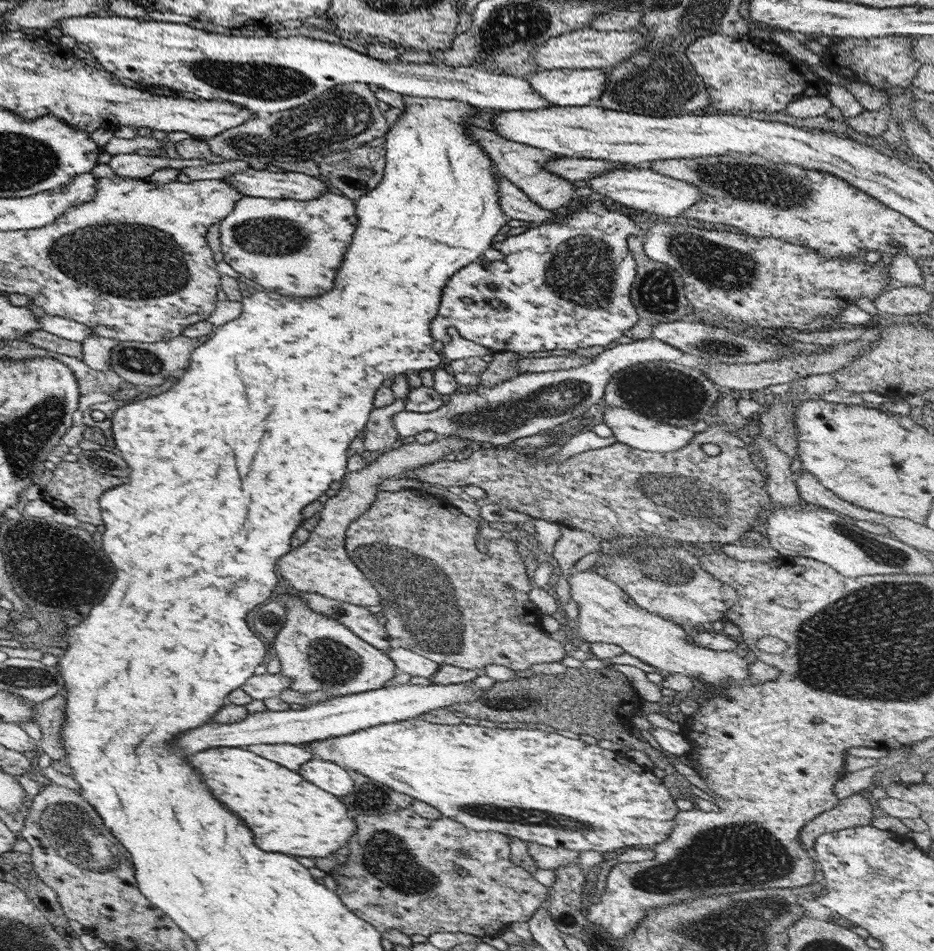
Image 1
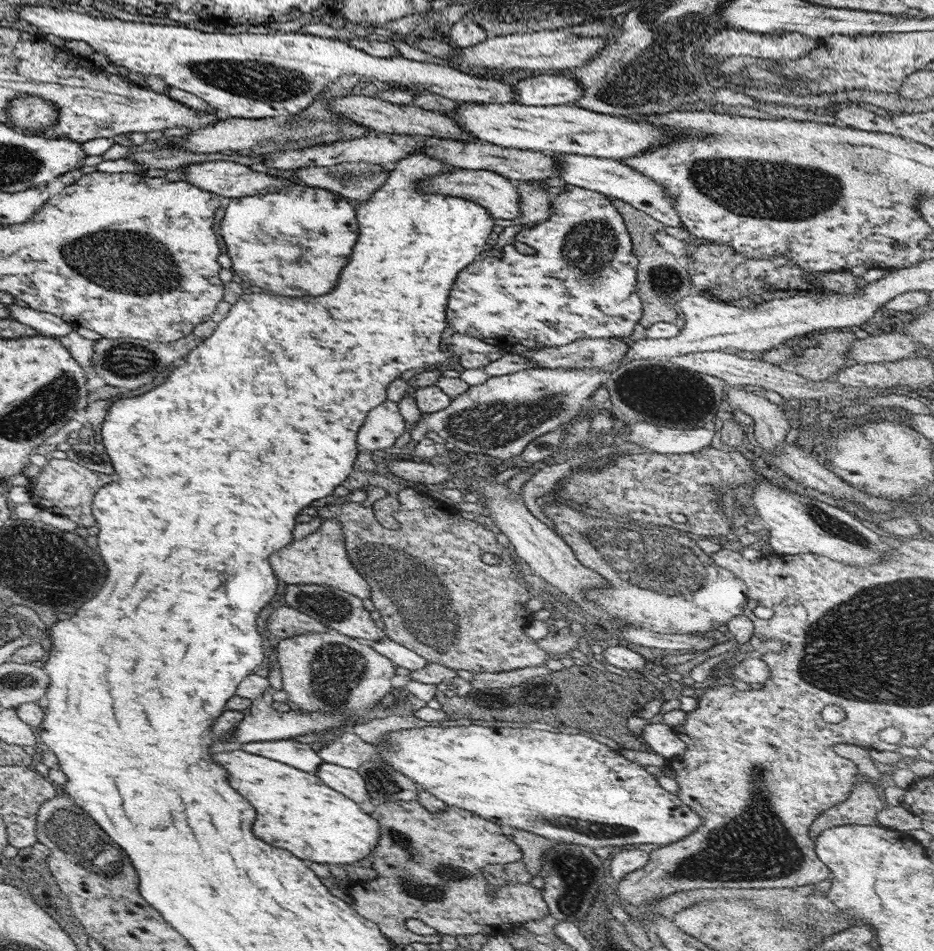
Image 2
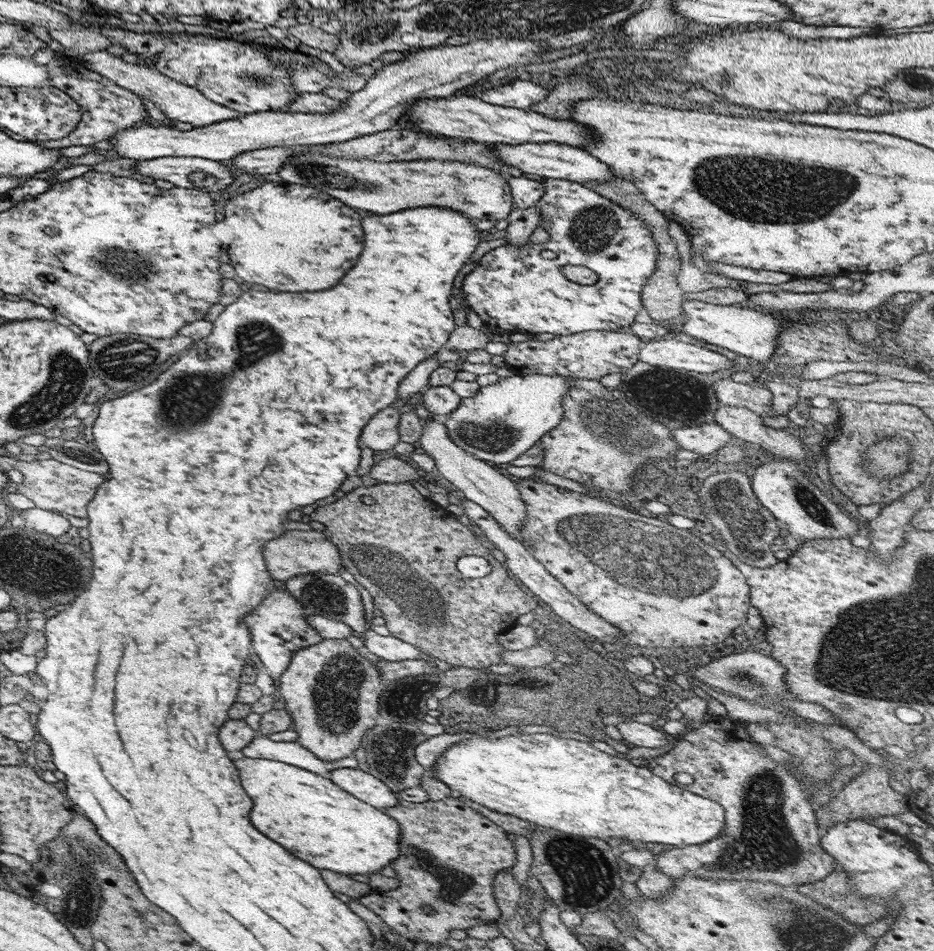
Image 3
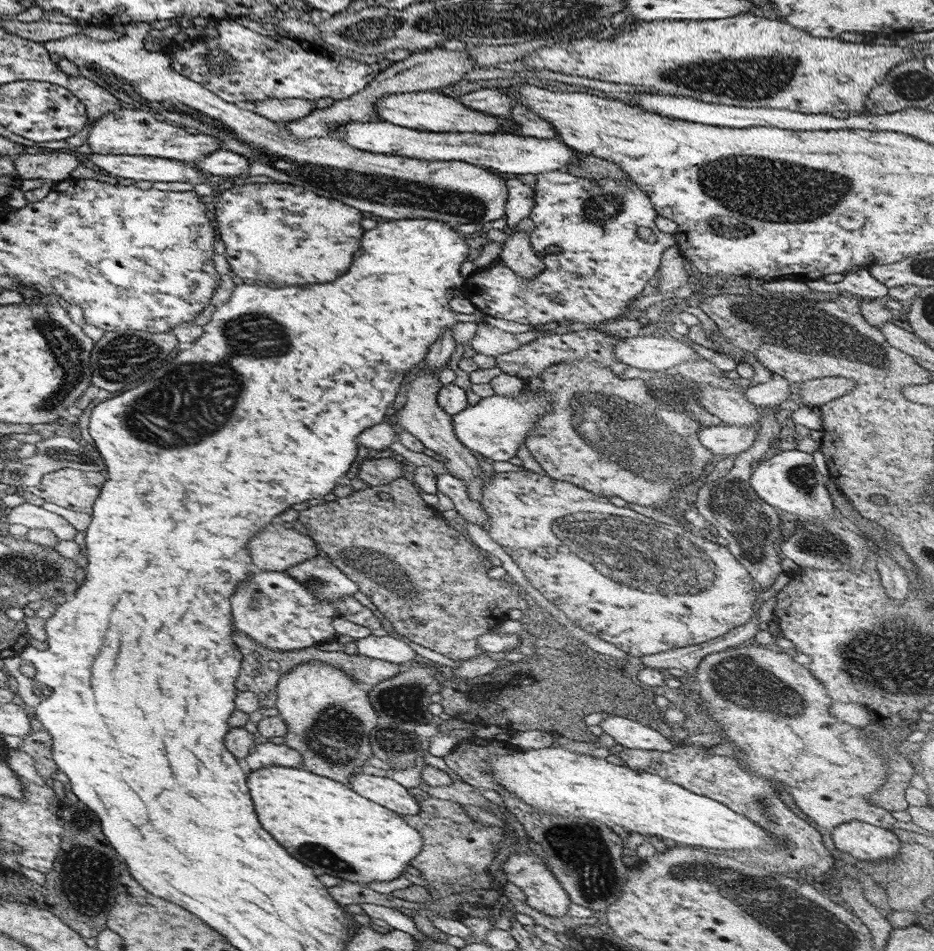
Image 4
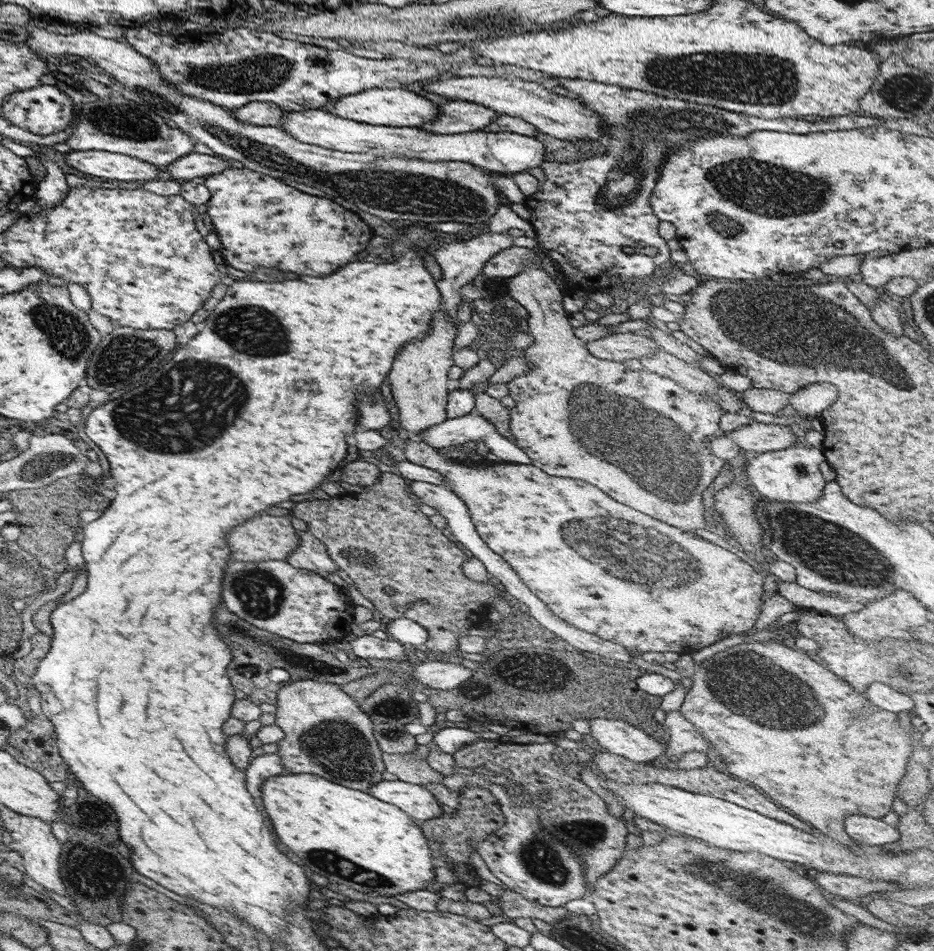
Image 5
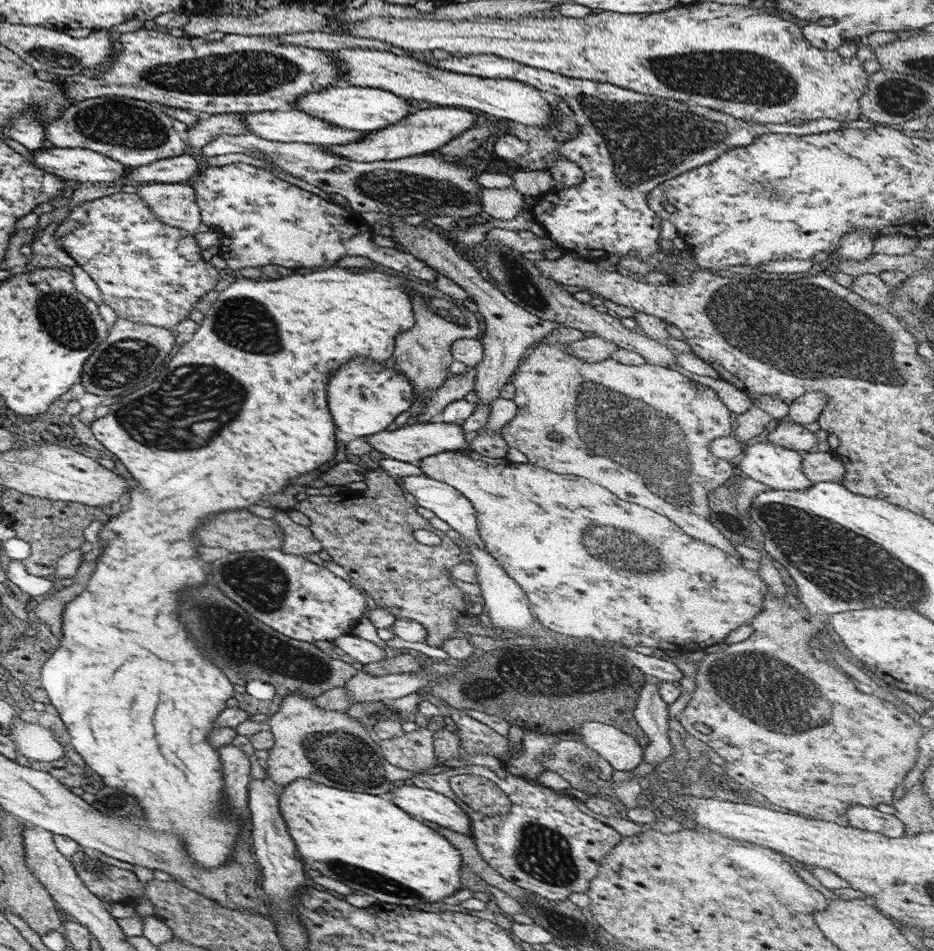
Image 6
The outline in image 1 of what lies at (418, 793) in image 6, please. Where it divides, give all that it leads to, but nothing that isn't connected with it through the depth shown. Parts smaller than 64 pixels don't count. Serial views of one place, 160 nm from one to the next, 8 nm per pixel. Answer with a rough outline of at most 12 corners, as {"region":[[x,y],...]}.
{"region":[[312,758],[296,770],[307,782],[336,797],[349,794],[348,770]]}

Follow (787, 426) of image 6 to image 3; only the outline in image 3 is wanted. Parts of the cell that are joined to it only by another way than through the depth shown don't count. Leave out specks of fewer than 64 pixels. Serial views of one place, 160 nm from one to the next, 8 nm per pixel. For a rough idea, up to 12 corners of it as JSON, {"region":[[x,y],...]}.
{"region":[[715,422],[670,430],[678,448],[715,454],[735,441]]}

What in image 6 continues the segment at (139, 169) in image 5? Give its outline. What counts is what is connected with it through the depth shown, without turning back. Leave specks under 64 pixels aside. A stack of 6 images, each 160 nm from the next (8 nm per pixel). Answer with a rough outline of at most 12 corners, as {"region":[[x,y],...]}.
{"region":[[87,149],[31,151],[30,163],[61,179],[112,184],[129,167]]}

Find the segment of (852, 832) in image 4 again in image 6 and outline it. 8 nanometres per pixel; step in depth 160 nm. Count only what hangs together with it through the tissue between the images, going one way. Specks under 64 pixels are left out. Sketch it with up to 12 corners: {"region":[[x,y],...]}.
{"region":[[854,804],[848,826],[899,838],[904,826],[892,814]]}

